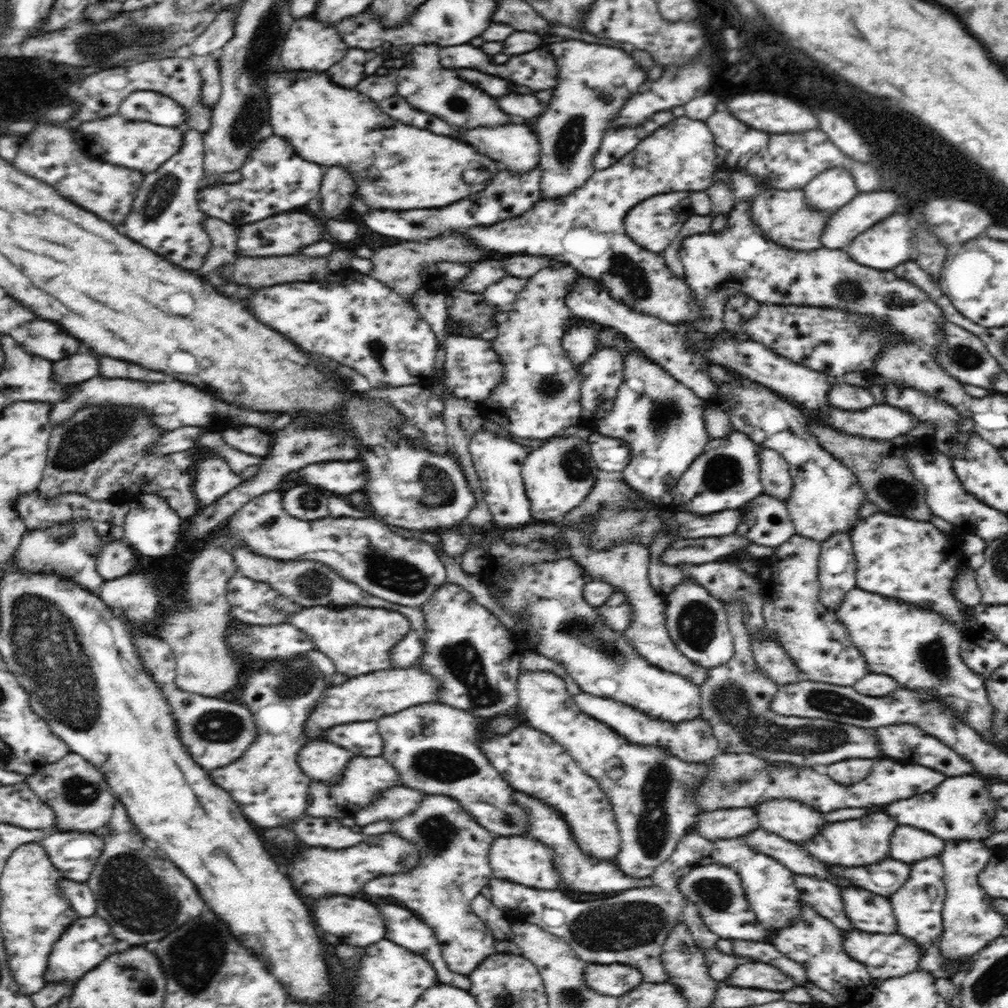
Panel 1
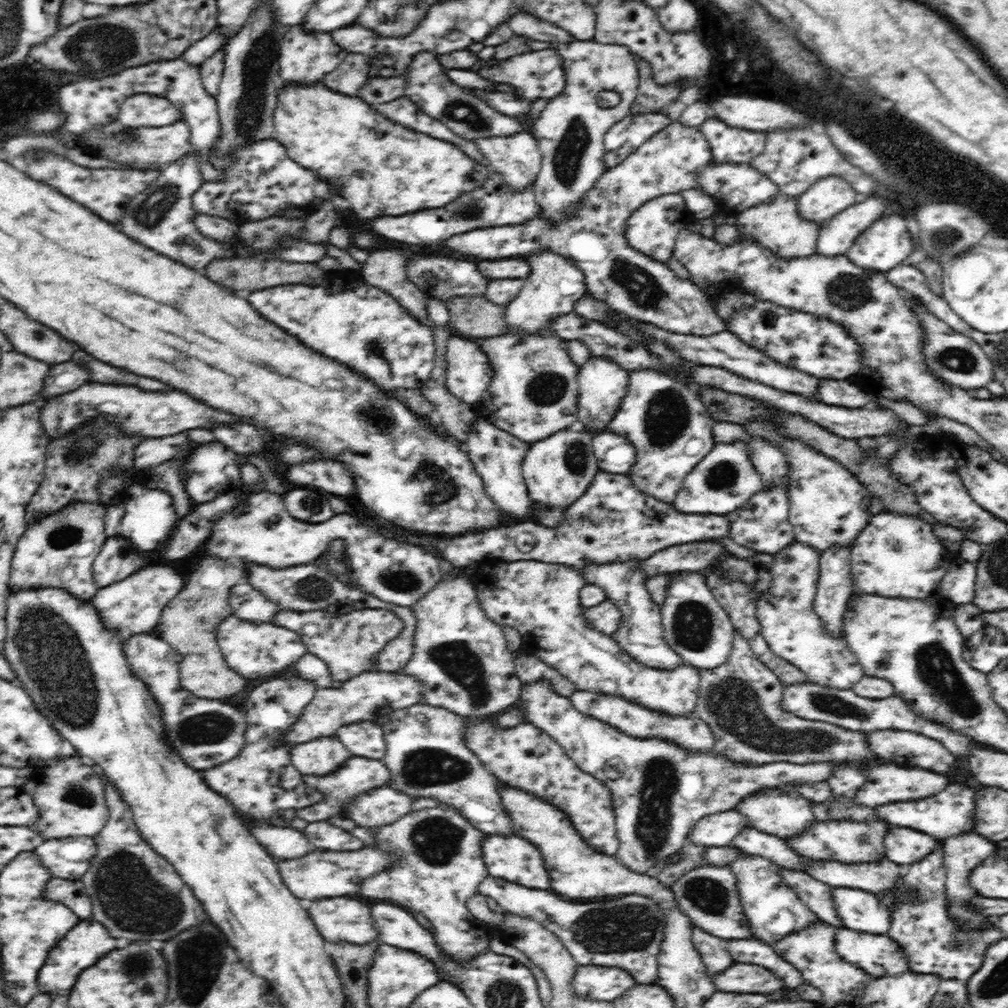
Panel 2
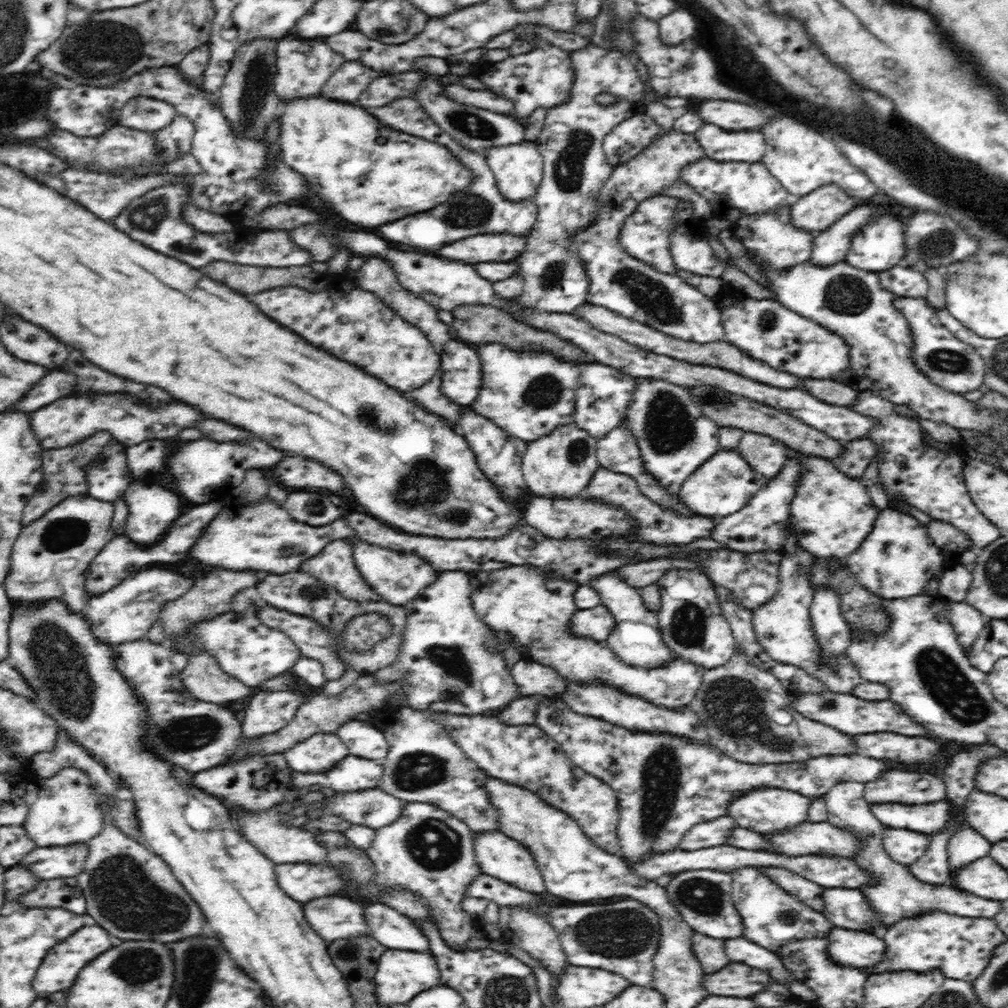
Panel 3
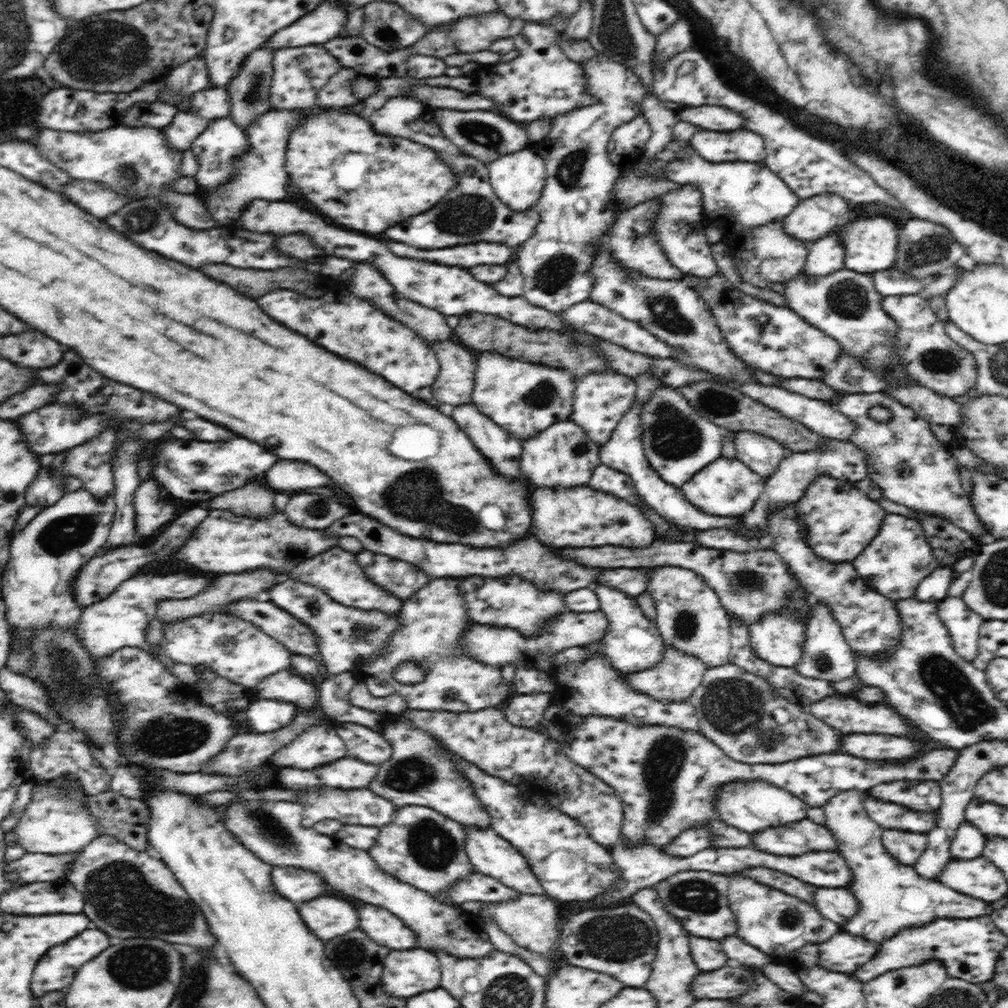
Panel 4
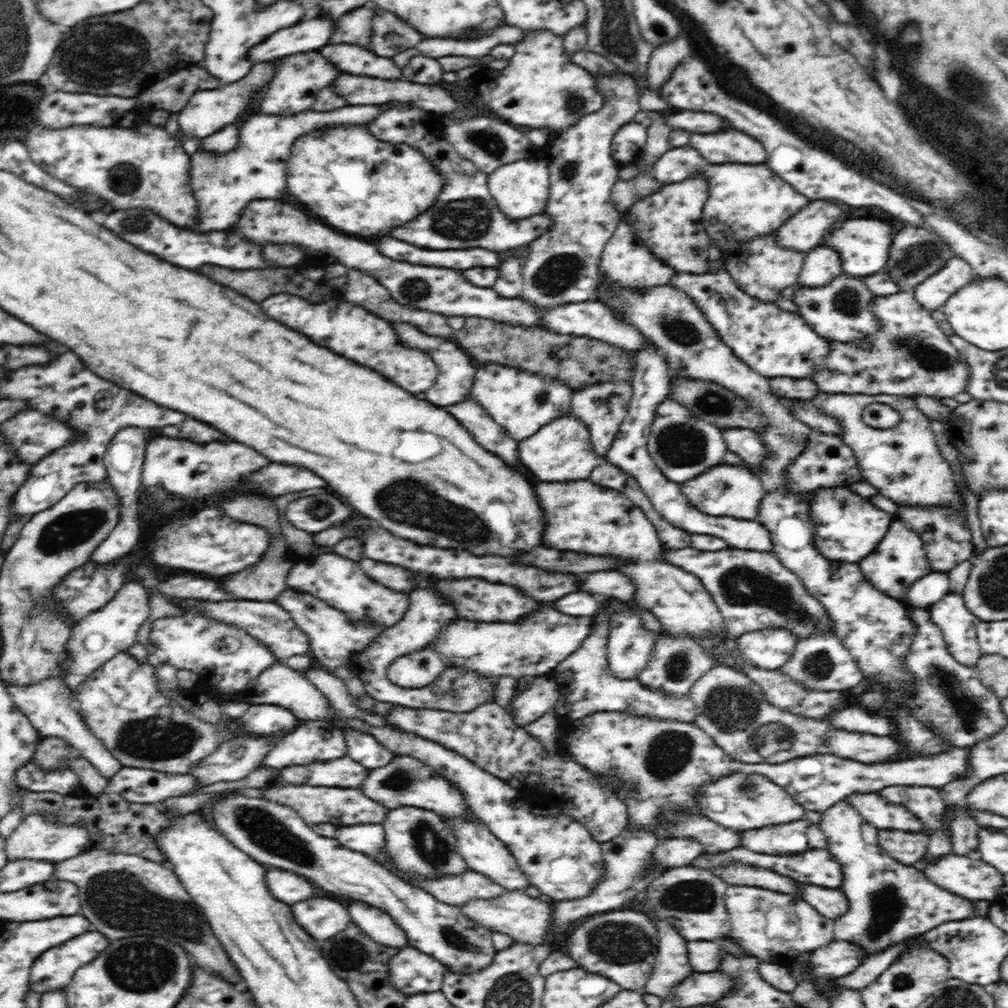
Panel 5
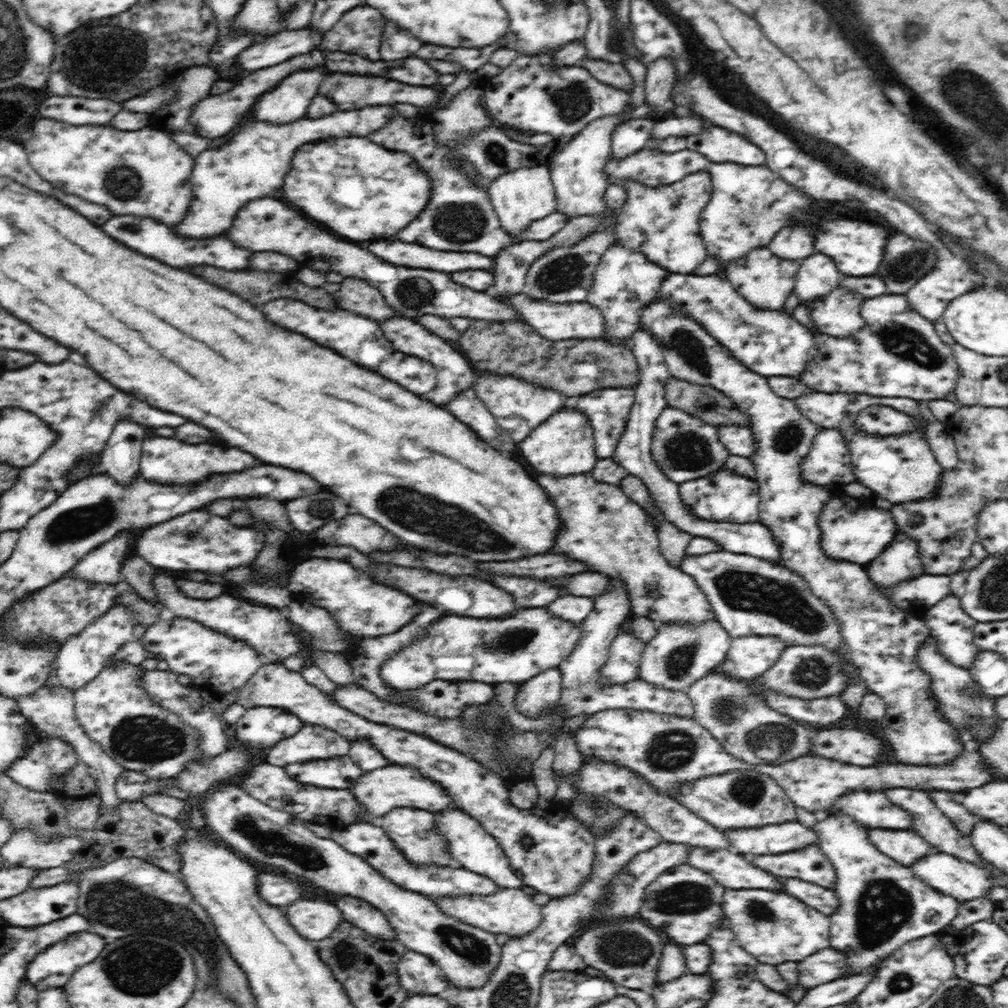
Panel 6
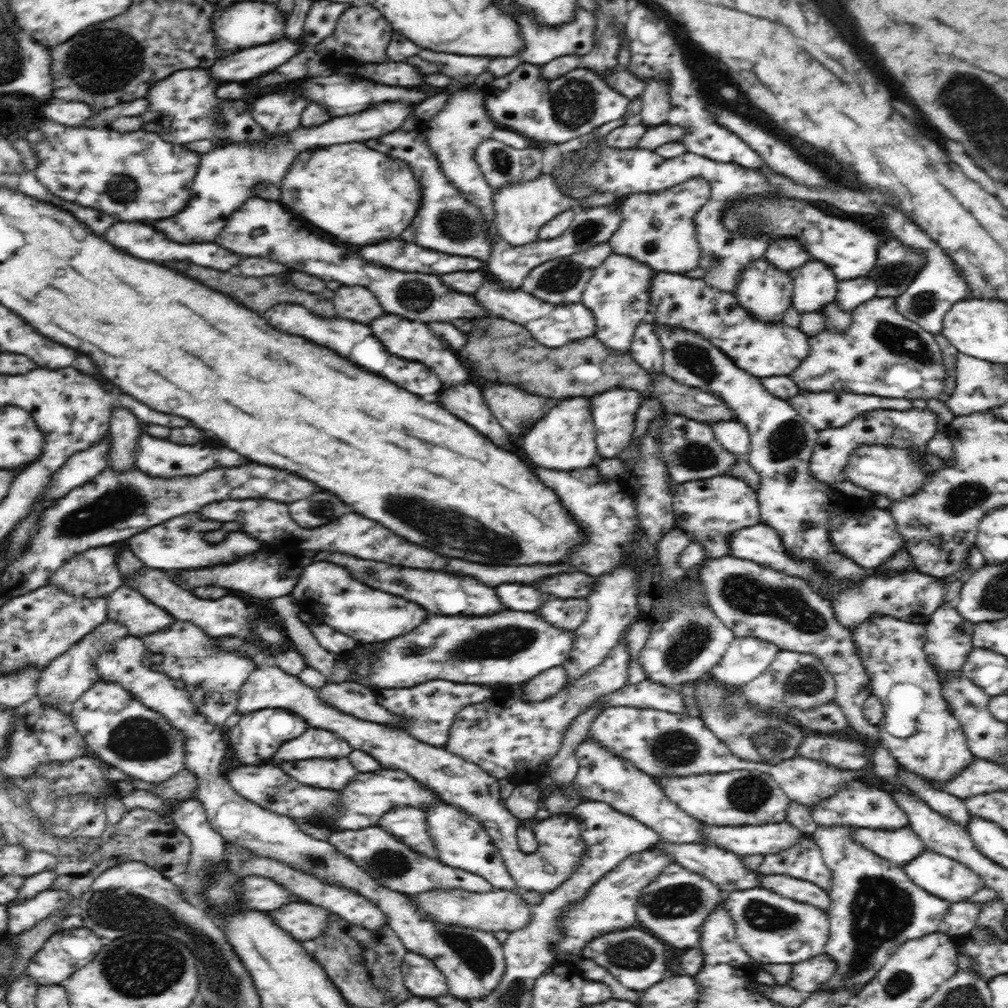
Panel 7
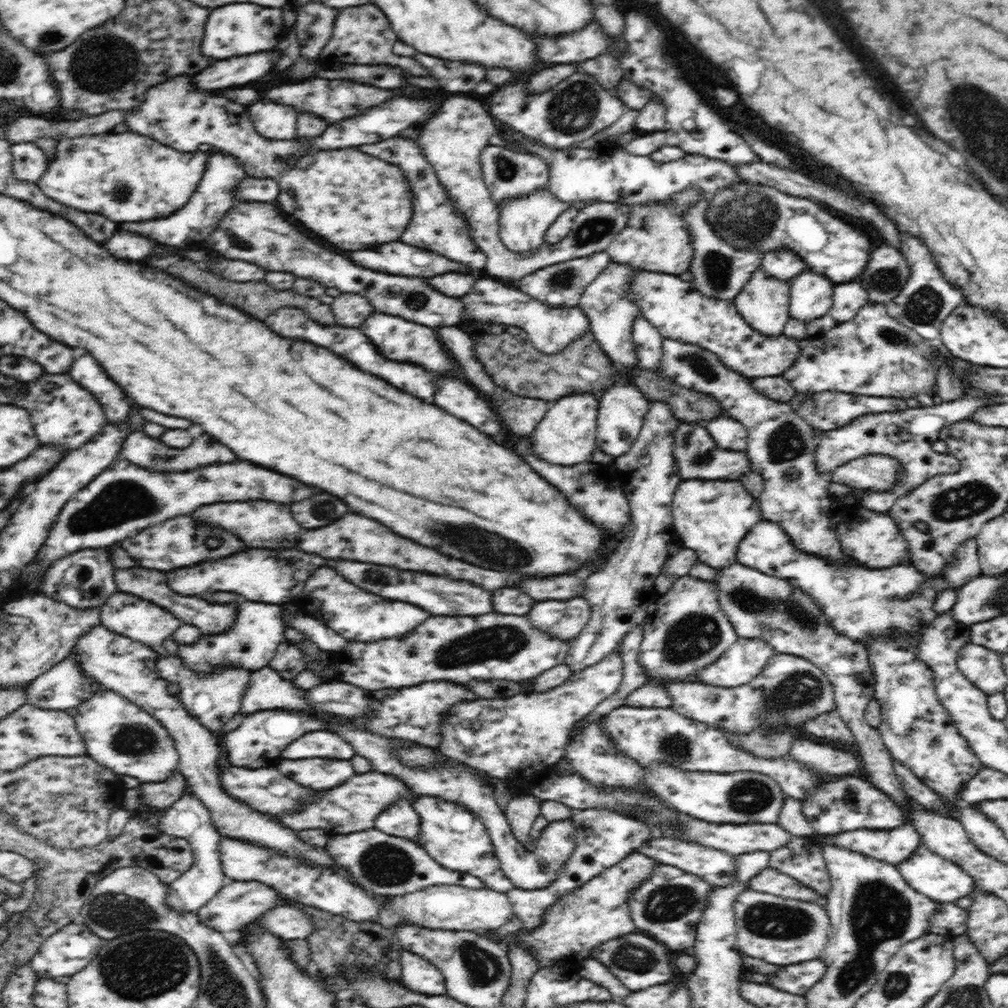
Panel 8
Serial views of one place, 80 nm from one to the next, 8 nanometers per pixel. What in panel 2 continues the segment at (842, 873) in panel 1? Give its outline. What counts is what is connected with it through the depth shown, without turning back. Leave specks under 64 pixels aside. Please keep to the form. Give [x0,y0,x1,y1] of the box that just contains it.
[803,859,906,894]

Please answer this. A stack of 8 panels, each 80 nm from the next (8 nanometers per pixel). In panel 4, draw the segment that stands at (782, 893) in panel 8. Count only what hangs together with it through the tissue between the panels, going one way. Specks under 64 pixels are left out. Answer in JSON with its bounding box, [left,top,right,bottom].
[812,887,858,926]

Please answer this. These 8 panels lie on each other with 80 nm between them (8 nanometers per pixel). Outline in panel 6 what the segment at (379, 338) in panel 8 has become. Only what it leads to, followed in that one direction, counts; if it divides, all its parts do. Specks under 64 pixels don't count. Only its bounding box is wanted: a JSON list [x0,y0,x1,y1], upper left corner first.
[380,317,477,404]

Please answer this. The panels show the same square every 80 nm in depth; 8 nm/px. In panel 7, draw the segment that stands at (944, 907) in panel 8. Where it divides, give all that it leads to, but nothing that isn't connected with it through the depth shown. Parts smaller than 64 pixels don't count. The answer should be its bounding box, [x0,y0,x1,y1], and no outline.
[938,903,982,939]

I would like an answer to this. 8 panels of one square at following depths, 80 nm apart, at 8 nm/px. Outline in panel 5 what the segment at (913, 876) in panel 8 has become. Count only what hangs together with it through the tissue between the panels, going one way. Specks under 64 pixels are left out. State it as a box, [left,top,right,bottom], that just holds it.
[921,855,1005,902]

